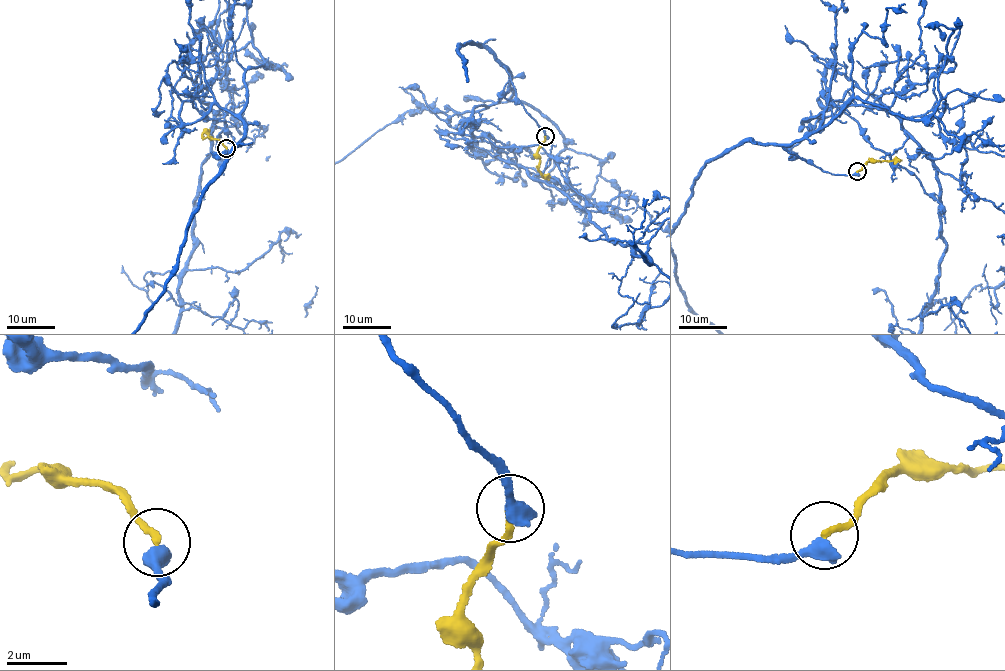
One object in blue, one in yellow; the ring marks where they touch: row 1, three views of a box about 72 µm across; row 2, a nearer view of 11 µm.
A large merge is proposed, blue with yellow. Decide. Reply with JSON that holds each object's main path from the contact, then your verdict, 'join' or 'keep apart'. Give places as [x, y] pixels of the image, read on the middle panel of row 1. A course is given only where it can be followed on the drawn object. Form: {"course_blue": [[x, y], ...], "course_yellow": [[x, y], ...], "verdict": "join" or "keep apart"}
{"course_yellow": [[545, 137], [537, 157], [538, 171], [548, 179]], "verdict": "keep apart"}

